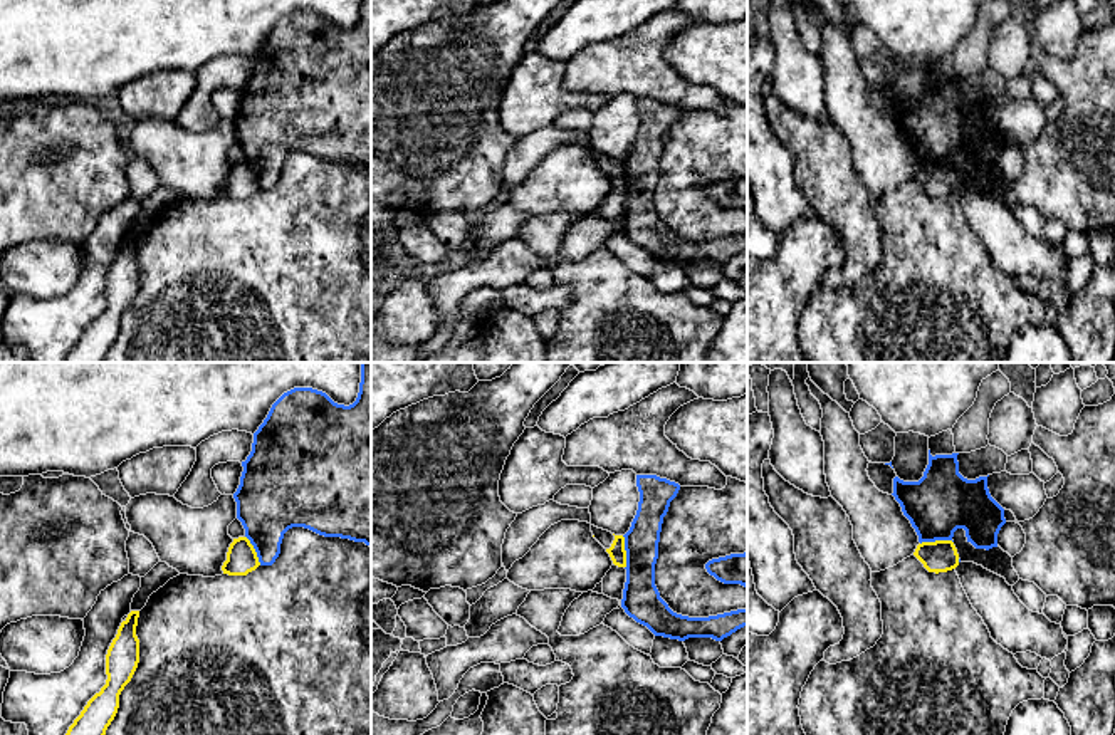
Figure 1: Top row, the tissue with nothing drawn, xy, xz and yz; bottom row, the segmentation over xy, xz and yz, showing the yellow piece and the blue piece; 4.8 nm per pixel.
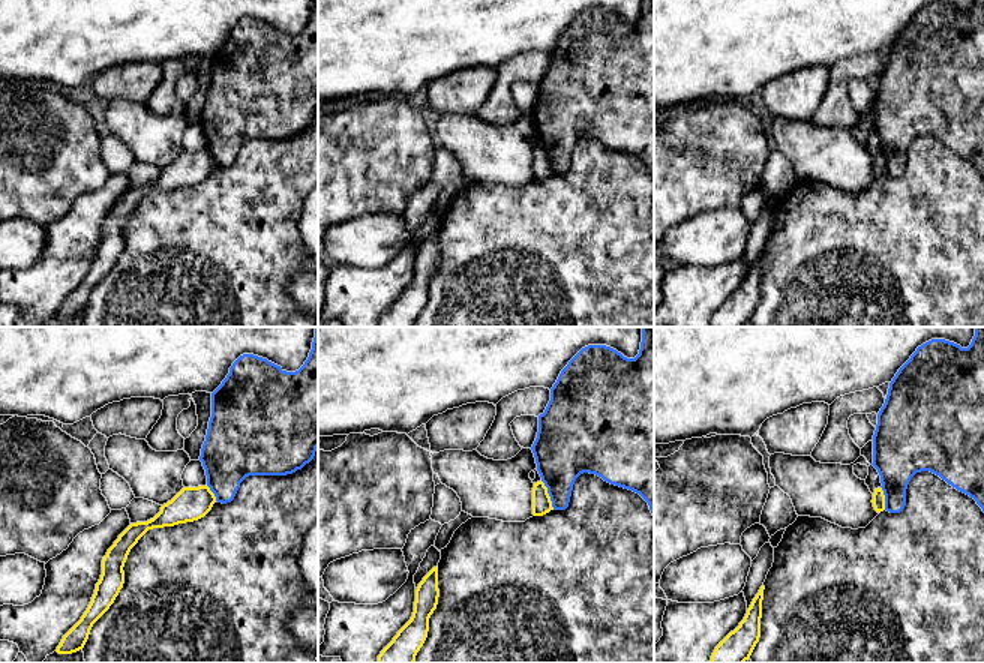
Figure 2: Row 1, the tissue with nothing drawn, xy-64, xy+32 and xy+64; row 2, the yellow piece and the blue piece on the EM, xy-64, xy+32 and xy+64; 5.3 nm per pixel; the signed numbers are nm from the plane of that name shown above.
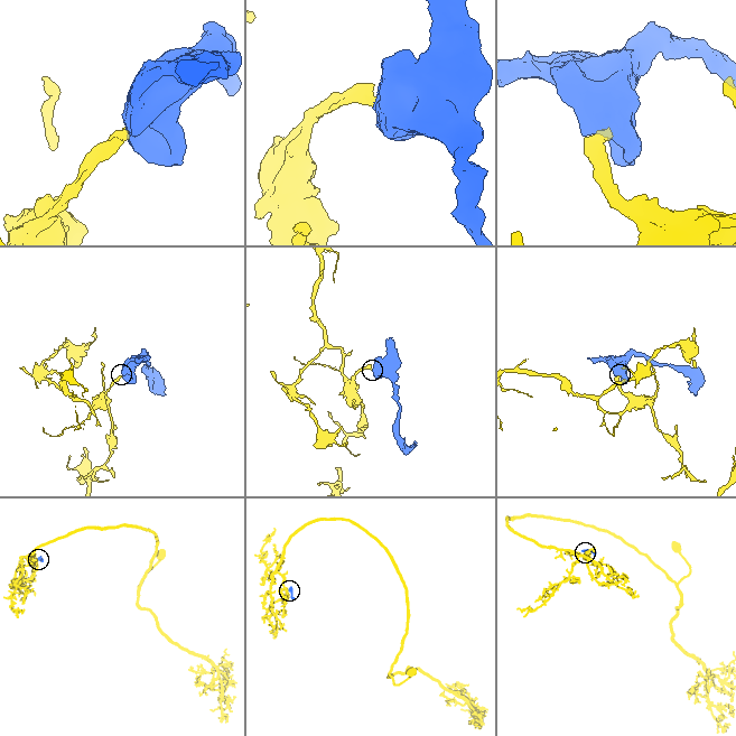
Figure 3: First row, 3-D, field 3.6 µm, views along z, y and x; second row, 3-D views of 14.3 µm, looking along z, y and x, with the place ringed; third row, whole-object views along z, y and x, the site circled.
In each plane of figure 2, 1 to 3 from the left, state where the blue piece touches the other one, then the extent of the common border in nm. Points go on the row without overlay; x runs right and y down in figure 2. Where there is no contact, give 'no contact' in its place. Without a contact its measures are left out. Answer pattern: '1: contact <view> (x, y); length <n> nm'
1: contact xy-64 (212, 156); length 110 nm
2: contact xy+32 (548, 159); length 180 nm
3: contact xy+64 (884, 162); length 130 nm

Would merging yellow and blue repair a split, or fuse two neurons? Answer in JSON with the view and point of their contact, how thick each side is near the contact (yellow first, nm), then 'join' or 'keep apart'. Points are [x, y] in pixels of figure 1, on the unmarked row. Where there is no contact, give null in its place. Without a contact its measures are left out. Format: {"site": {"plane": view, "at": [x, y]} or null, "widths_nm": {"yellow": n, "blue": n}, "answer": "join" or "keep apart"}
{"site": {"plane": "yz", "at": [936, 165]}, "widths_nm": {"yellow": 160, "blue": 300}, "answer": "keep apart"}

